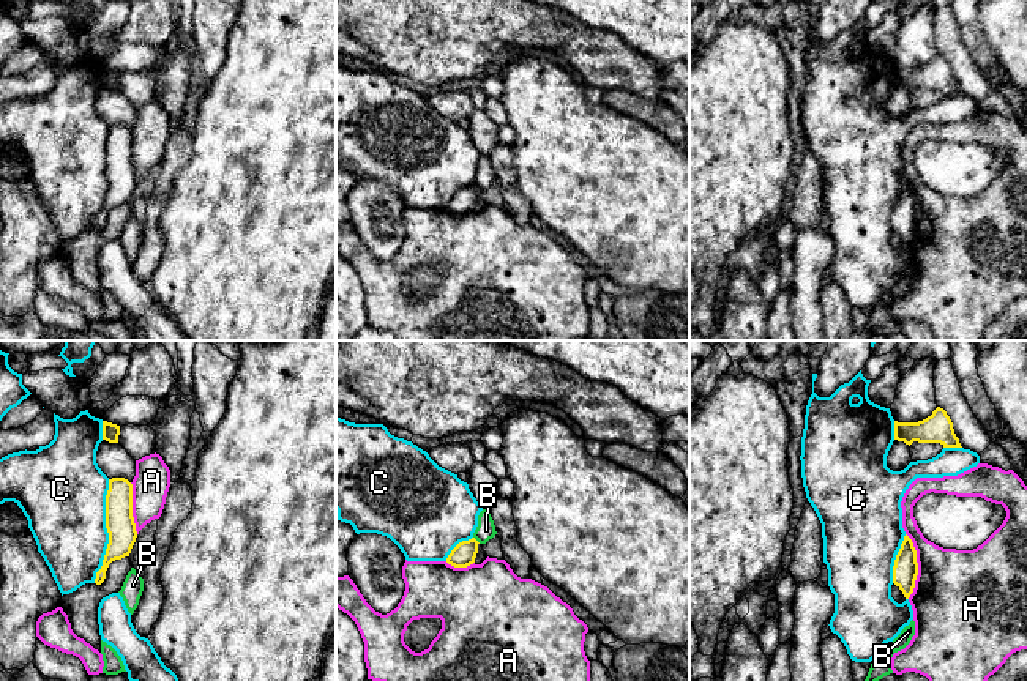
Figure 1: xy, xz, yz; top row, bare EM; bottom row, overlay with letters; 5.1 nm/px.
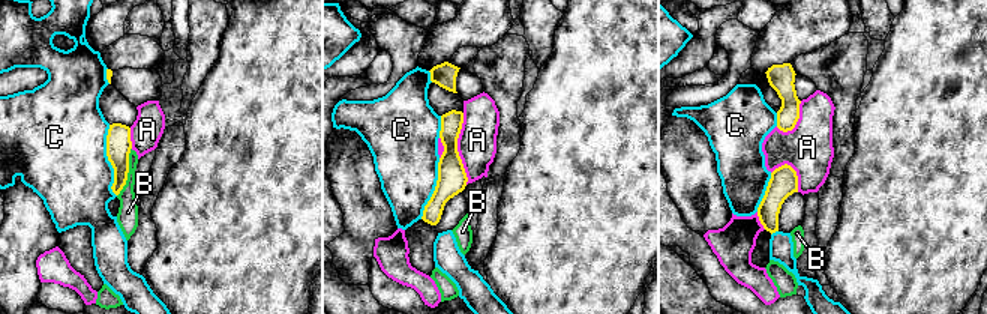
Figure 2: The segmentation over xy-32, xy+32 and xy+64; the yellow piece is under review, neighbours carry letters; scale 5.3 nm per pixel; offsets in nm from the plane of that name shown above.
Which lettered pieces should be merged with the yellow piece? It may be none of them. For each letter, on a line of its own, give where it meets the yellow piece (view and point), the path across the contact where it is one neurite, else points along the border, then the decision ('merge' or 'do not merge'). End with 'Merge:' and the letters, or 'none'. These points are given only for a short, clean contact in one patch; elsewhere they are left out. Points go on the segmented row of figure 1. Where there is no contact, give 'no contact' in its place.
A: meets yellow in yz at (917, 566); do not merge
B: meets yellow in xz at (475, 539); border along xz (474, 536), (480, 543); do not merge
C: meets yellow in xy at (108, 532); do not merge
Merge: none

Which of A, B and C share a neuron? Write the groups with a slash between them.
A / B / C

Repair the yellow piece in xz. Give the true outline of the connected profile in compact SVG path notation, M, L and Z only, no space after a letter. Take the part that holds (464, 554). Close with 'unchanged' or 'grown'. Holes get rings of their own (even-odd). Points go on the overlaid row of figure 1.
M475 538L459 542L446 558L454 568L467 568L475 563L478 553L478 541Z; unchanged

